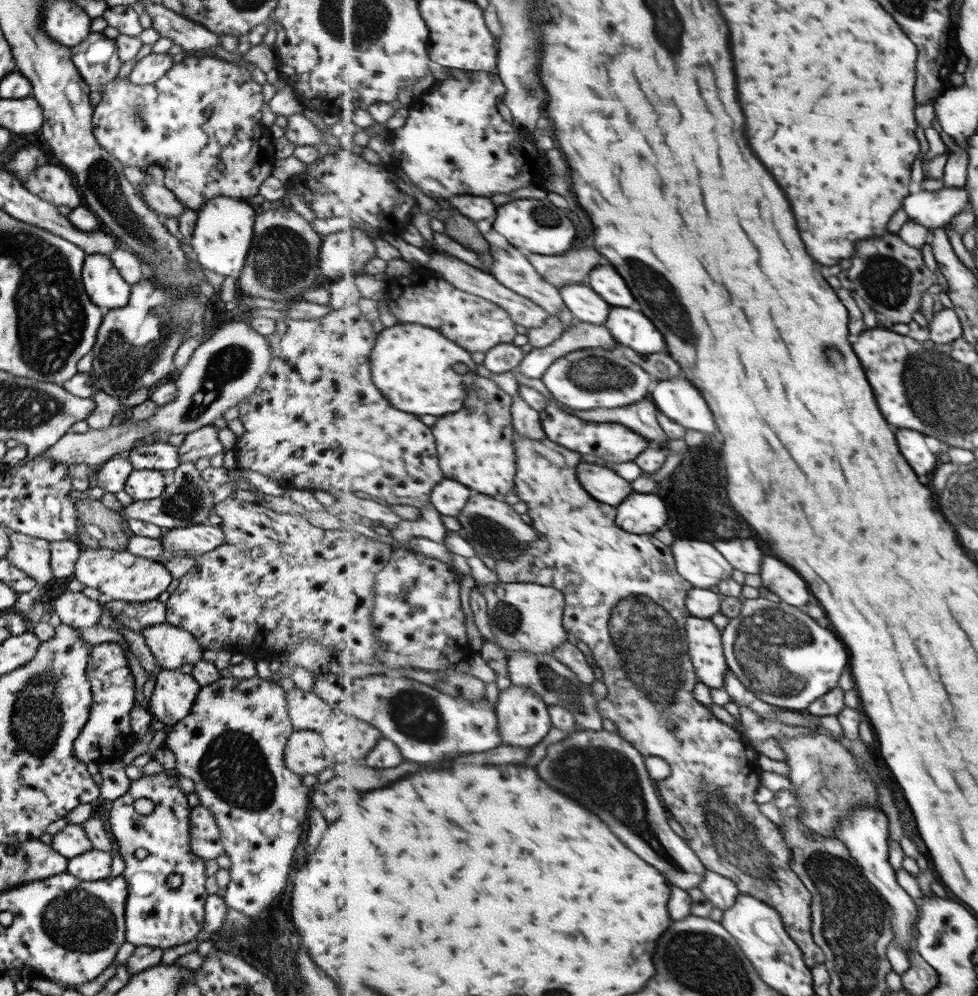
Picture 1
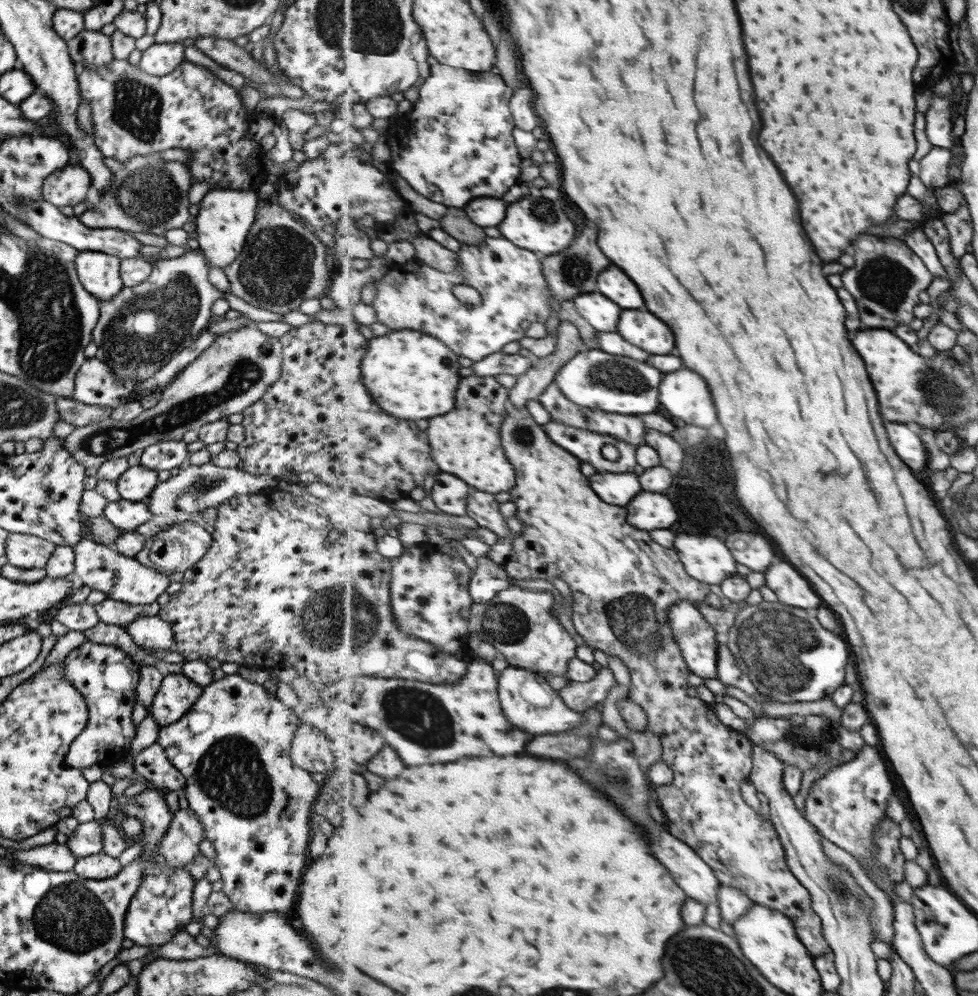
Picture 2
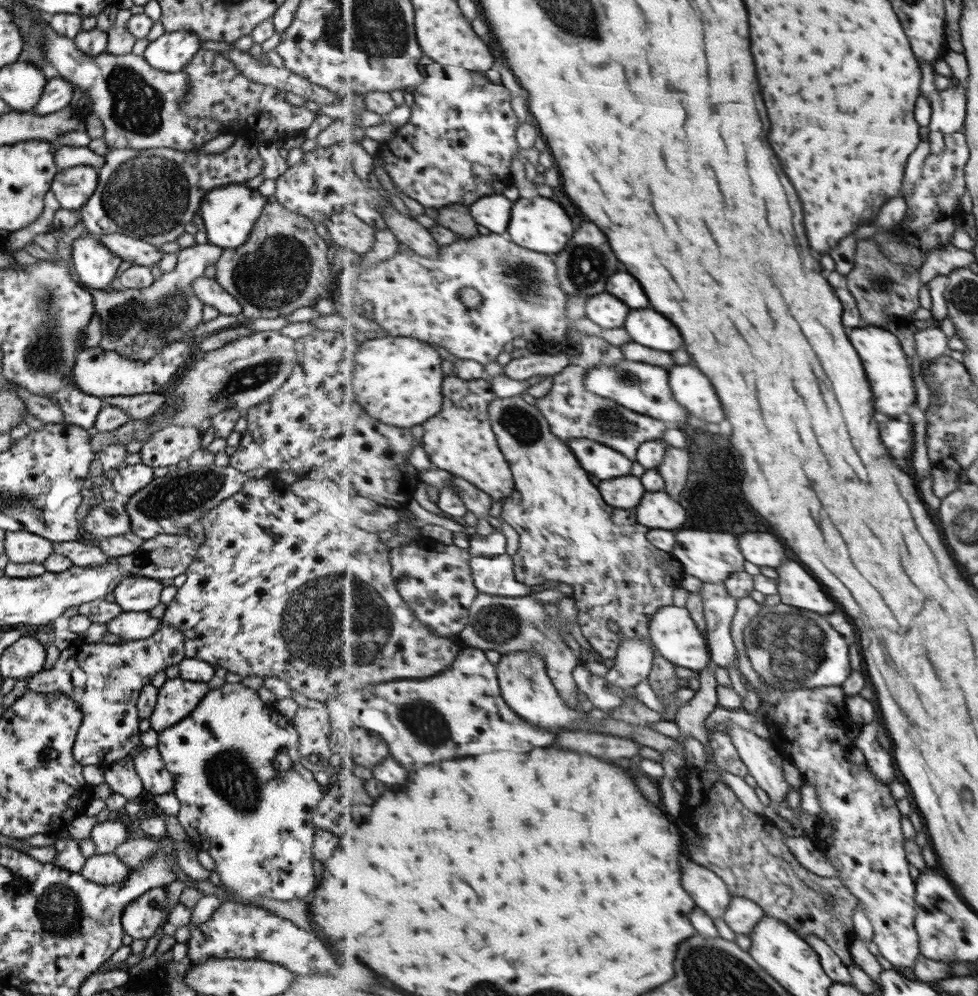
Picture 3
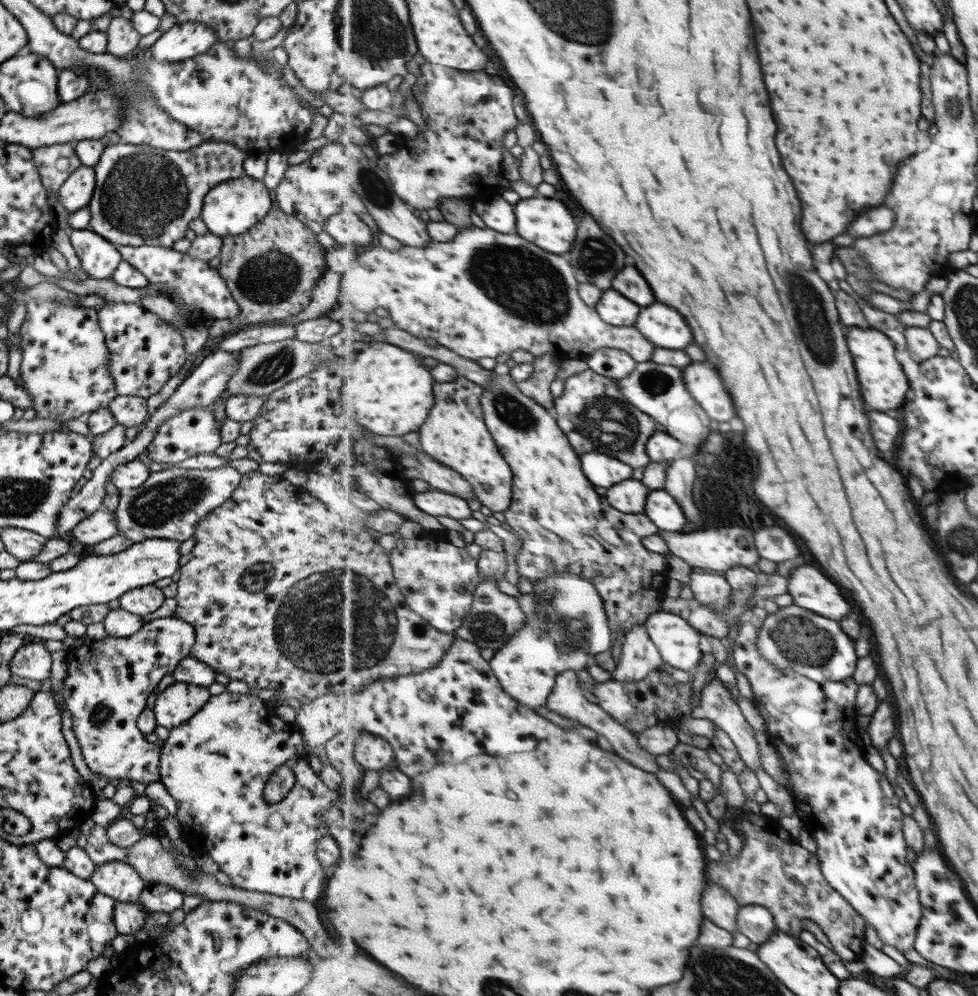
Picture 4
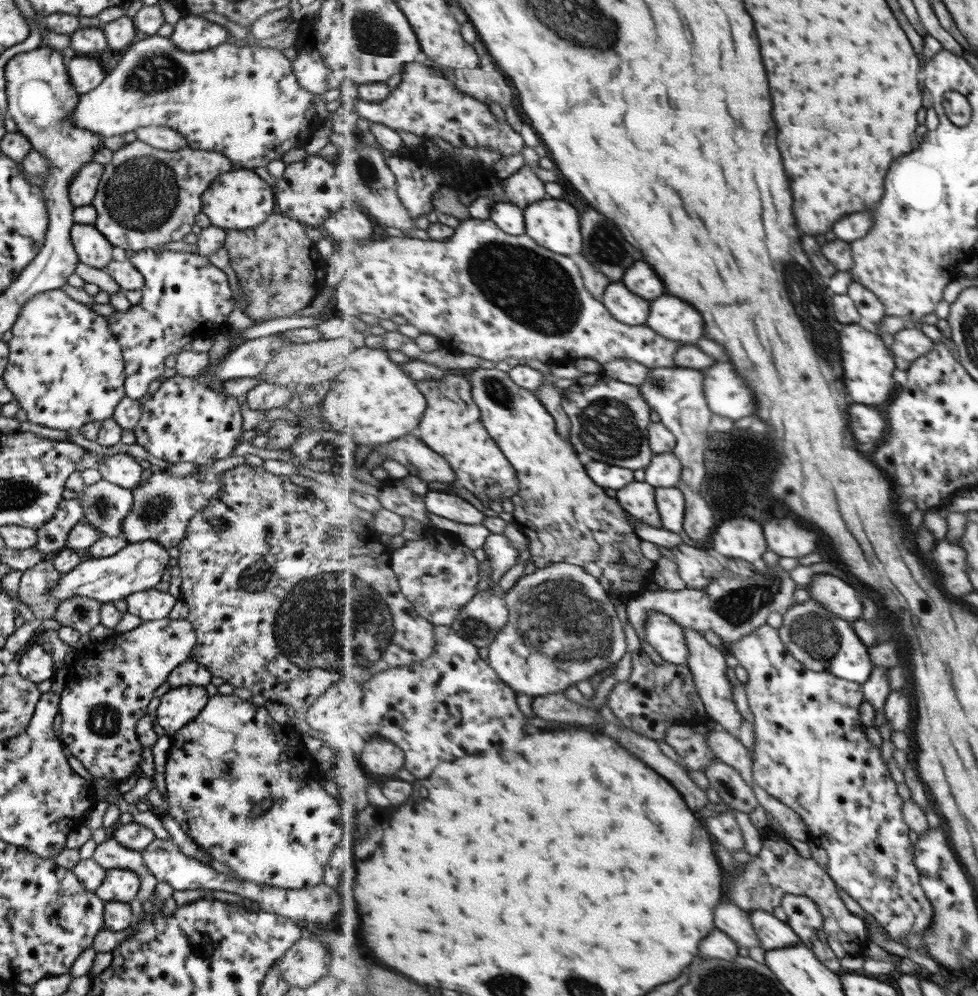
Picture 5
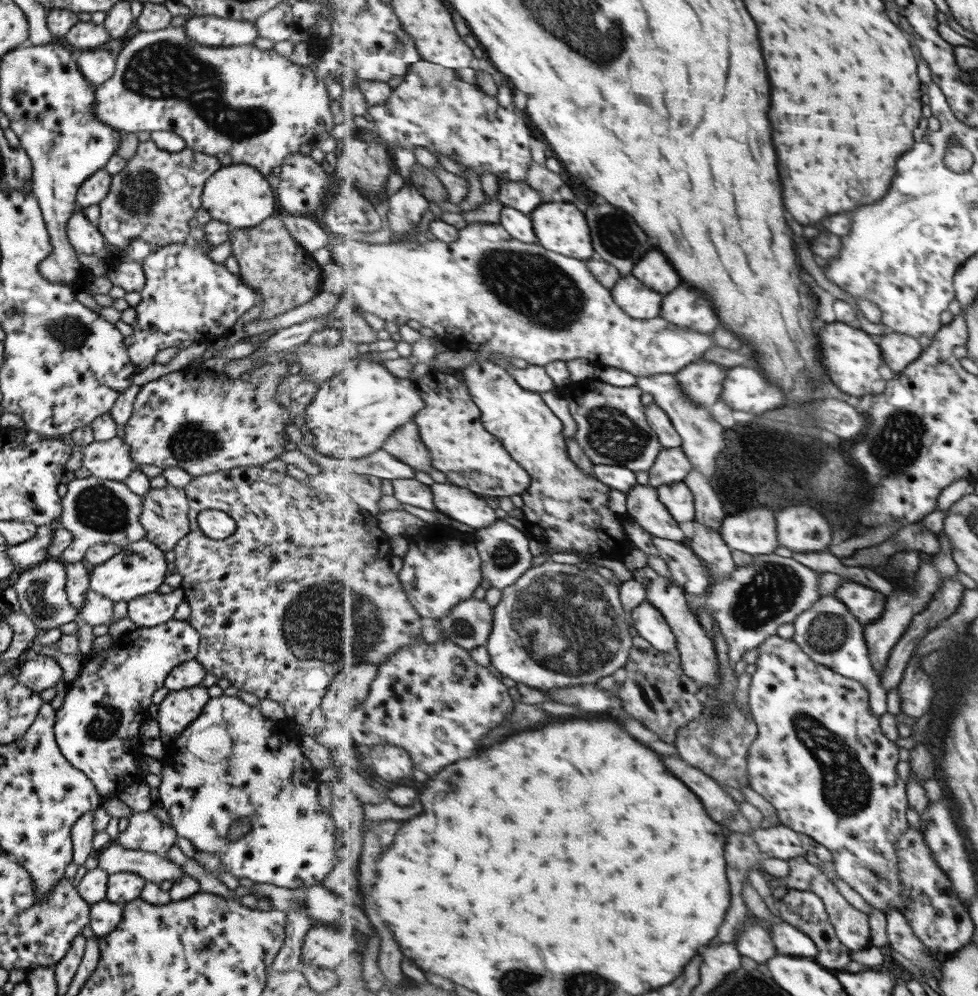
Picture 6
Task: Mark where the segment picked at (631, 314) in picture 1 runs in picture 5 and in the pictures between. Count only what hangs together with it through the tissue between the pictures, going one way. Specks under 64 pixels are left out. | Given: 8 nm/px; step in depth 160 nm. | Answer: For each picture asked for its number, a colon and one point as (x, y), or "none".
2: (643, 329)
3: (647, 327)
4: (665, 326)
5: (675, 319)

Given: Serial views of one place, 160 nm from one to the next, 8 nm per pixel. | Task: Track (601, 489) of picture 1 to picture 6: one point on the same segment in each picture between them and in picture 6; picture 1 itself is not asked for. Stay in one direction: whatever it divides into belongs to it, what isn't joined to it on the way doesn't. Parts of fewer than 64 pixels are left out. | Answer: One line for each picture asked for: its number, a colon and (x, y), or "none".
2: (620, 489)
3: (626, 493)
4: (630, 497)
5: (638, 498)
6: (643, 503)

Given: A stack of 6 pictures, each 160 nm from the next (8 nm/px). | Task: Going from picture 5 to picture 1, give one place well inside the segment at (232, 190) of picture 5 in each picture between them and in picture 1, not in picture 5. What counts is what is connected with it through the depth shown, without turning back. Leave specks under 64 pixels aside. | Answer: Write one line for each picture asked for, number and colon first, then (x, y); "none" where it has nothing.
1: (221, 236)
2: (224, 217)
3: (227, 213)
4: (230, 208)

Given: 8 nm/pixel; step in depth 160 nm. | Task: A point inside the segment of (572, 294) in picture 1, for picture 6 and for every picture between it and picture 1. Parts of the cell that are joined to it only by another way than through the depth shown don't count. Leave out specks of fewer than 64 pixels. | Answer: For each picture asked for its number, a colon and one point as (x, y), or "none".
2: (602, 313)
3: (605, 309)
4: (616, 309)
5: (623, 303)
6: (641, 302)

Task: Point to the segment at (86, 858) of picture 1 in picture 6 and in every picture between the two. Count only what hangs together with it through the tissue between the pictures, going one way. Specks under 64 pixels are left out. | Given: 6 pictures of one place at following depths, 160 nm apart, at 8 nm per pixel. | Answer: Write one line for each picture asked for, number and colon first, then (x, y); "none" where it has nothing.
2: (99, 866)
3: (104, 869)
4: (118, 880)
5: (120, 885)
6: (122, 886)

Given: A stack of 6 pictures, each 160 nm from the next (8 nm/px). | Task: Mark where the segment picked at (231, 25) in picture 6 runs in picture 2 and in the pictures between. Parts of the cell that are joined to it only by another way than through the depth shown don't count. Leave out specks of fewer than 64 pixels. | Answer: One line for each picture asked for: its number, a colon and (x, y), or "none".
2: (157, 60)
3: (171, 52)
4: (185, 40)
5: (190, 33)

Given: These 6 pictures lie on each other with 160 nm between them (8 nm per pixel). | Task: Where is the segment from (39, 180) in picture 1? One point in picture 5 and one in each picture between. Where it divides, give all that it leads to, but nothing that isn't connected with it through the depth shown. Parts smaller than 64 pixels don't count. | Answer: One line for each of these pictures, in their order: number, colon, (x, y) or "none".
2: (67, 186)
3: (71, 187)
4: (76, 190)
5: (81, 190)

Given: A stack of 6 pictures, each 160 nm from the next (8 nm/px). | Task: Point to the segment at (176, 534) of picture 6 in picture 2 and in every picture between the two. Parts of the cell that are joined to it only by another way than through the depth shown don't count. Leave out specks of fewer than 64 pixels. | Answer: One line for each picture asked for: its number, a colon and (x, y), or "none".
2: (197, 488)
3: (168, 505)
4: (167, 505)
5: (162, 507)

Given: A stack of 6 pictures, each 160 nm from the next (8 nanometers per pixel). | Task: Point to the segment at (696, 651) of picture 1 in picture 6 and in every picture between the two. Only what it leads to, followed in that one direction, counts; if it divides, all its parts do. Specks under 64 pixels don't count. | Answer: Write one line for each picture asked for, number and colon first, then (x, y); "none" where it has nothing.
2: (696, 638)
3: (674, 633)
4: (678, 642)
5: (668, 637)
6: (649, 622)

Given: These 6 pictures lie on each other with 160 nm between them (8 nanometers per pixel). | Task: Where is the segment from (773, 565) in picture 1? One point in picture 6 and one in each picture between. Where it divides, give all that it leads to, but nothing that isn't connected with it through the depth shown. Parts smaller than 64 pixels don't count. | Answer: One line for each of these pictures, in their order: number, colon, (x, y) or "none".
2: (793, 590)
3: (797, 587)
4: (812, 590)
5: (836, 595)
6: (869, 605)

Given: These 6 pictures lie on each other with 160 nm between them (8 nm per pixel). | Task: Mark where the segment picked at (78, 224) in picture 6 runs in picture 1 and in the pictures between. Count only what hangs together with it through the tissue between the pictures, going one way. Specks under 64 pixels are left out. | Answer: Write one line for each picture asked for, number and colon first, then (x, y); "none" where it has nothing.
1: (105, 288)
2: (97, 273)
3: (95, 265)
4: (98, 258)
5: (92, 249)

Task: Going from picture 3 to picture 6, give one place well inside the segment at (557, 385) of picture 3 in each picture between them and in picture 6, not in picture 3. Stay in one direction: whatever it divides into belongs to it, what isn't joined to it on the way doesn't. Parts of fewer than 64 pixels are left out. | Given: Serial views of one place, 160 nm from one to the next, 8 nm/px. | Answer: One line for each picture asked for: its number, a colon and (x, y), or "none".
4: (592, 408)
5: (611, 419)
6: (612, 426)

